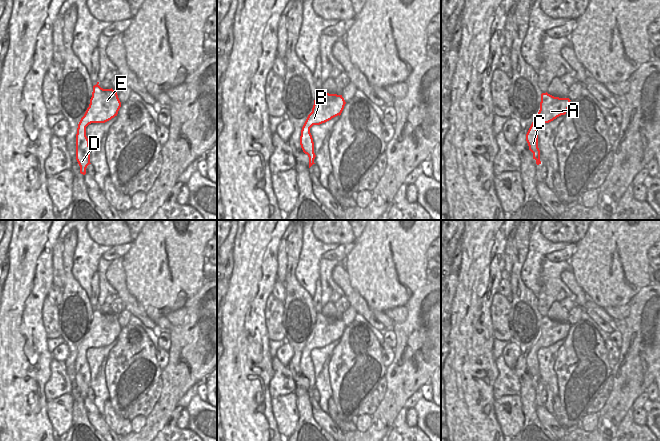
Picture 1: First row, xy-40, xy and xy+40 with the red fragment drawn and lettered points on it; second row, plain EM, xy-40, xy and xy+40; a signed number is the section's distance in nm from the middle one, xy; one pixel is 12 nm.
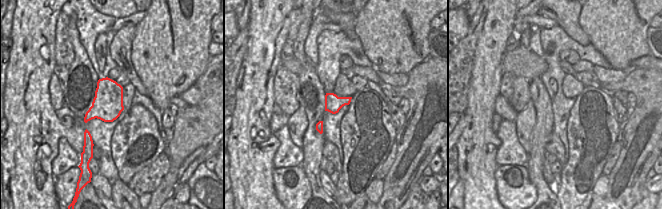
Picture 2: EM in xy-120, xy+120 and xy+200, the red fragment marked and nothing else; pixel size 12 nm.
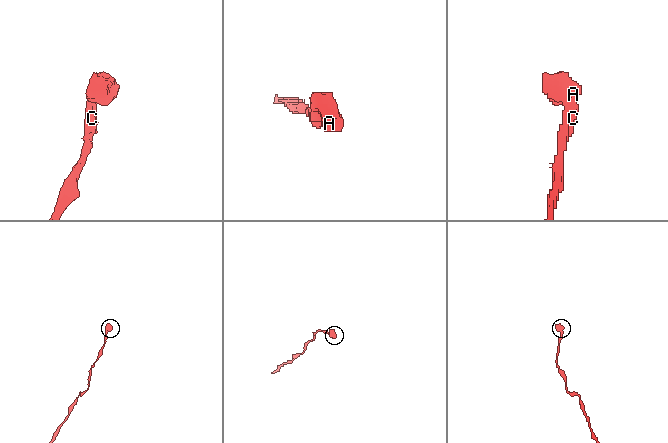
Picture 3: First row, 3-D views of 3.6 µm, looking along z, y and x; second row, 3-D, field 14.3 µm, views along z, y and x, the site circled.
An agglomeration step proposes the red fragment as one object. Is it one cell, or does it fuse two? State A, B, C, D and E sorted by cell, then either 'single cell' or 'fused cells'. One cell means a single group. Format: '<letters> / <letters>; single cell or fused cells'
A B C D E; single cell

